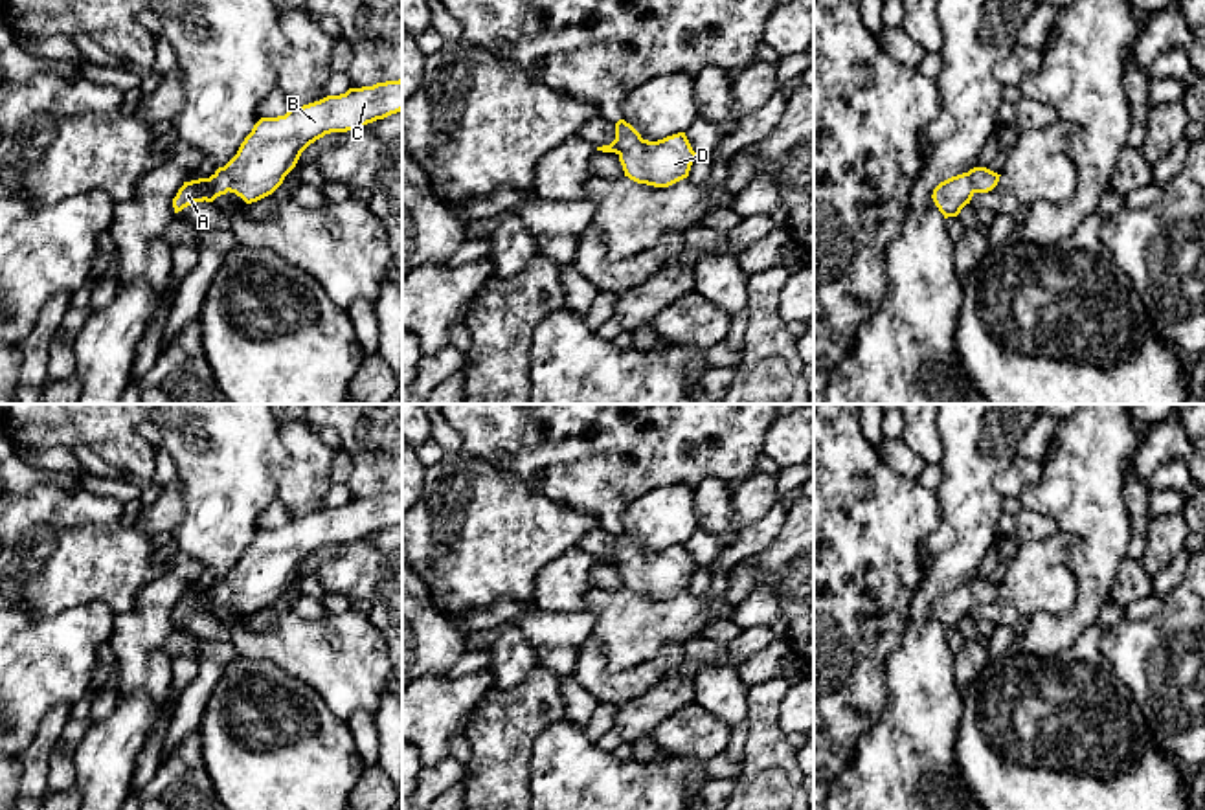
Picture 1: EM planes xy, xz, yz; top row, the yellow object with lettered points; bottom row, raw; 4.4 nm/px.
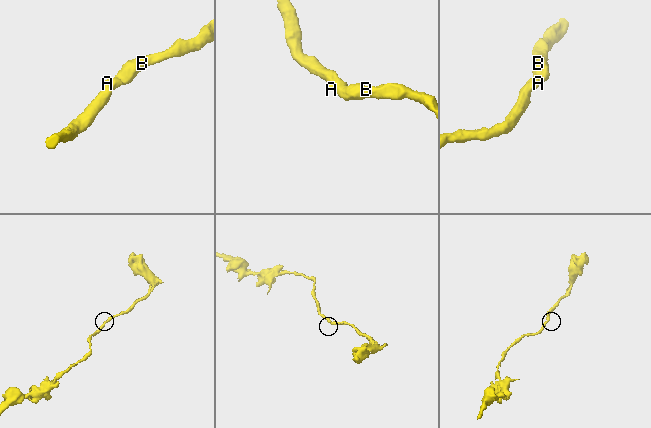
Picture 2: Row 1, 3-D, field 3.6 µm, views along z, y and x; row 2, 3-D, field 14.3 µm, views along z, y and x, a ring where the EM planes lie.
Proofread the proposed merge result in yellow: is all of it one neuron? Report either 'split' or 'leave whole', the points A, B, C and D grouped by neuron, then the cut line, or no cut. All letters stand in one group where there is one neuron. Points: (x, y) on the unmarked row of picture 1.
leave whole; groups A B C D; cut none

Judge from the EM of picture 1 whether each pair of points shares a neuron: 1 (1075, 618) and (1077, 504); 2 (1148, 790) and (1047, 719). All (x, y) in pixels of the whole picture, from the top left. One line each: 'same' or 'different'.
1: same
2: same

